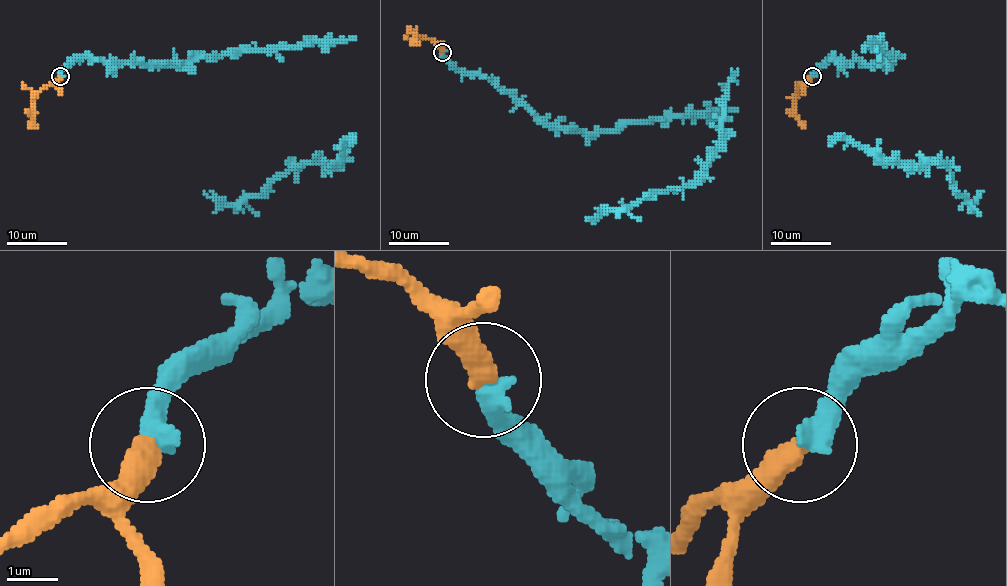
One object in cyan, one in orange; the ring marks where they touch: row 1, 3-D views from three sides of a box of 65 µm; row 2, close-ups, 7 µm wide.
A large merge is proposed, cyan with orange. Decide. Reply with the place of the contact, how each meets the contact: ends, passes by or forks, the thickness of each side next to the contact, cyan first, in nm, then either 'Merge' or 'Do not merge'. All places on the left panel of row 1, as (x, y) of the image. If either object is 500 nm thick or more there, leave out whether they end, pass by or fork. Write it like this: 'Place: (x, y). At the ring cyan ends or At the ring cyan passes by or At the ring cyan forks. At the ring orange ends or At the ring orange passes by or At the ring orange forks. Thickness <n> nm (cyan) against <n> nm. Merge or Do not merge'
Place: (60, 76). At the ring cyan ends. At the ring orange ends. Thickness 480 nm (cyan) against 480 nm. Merge

